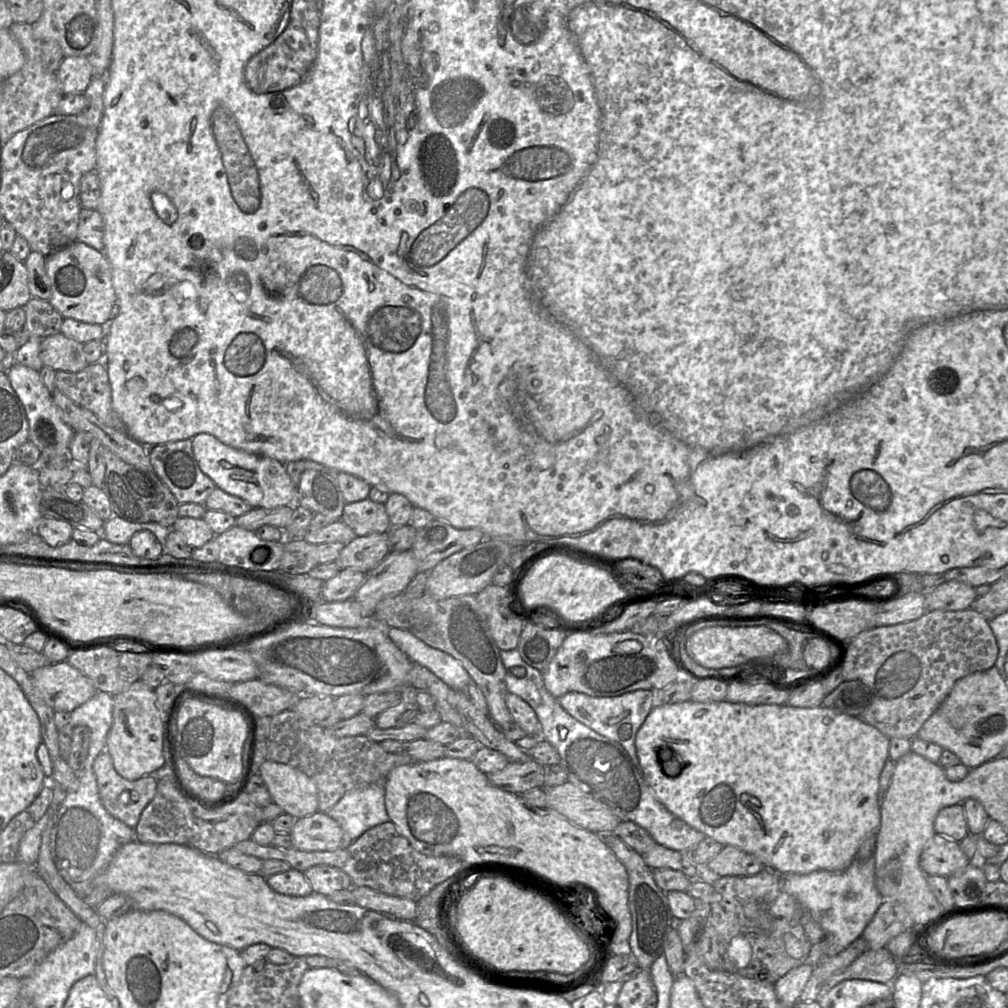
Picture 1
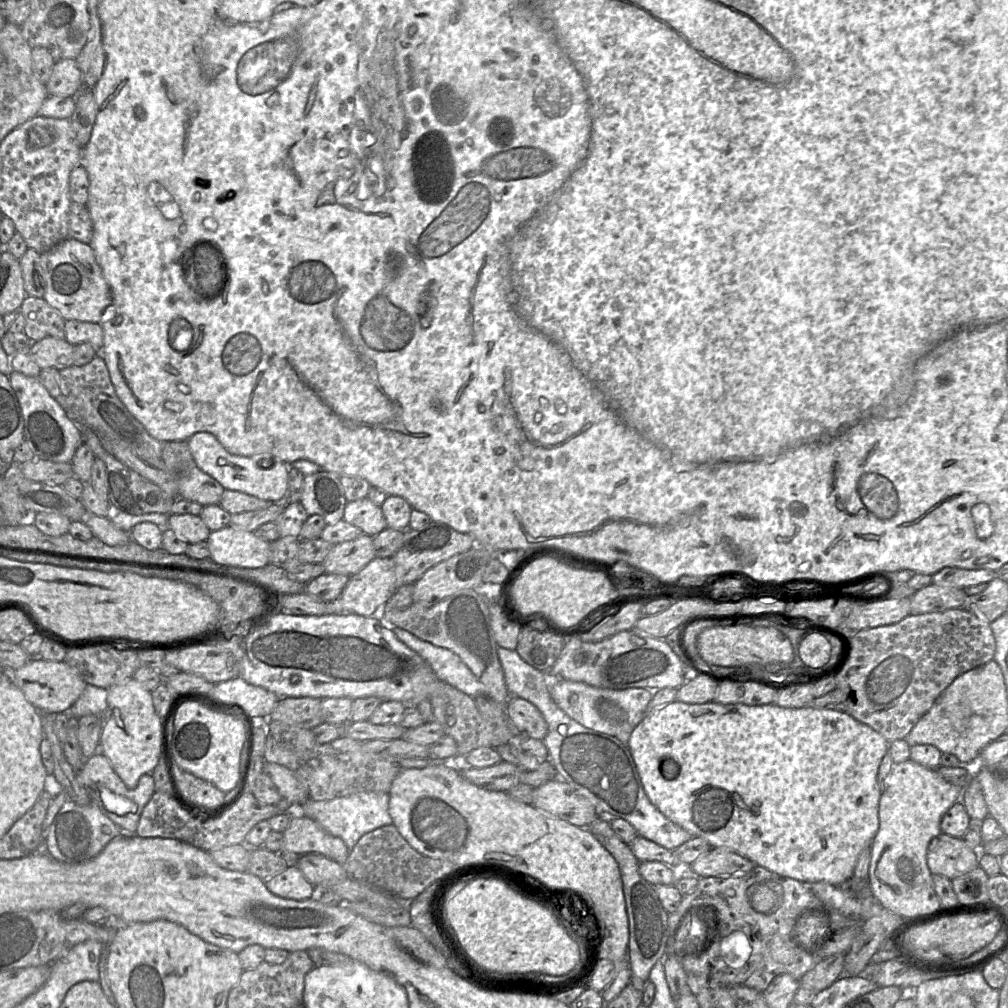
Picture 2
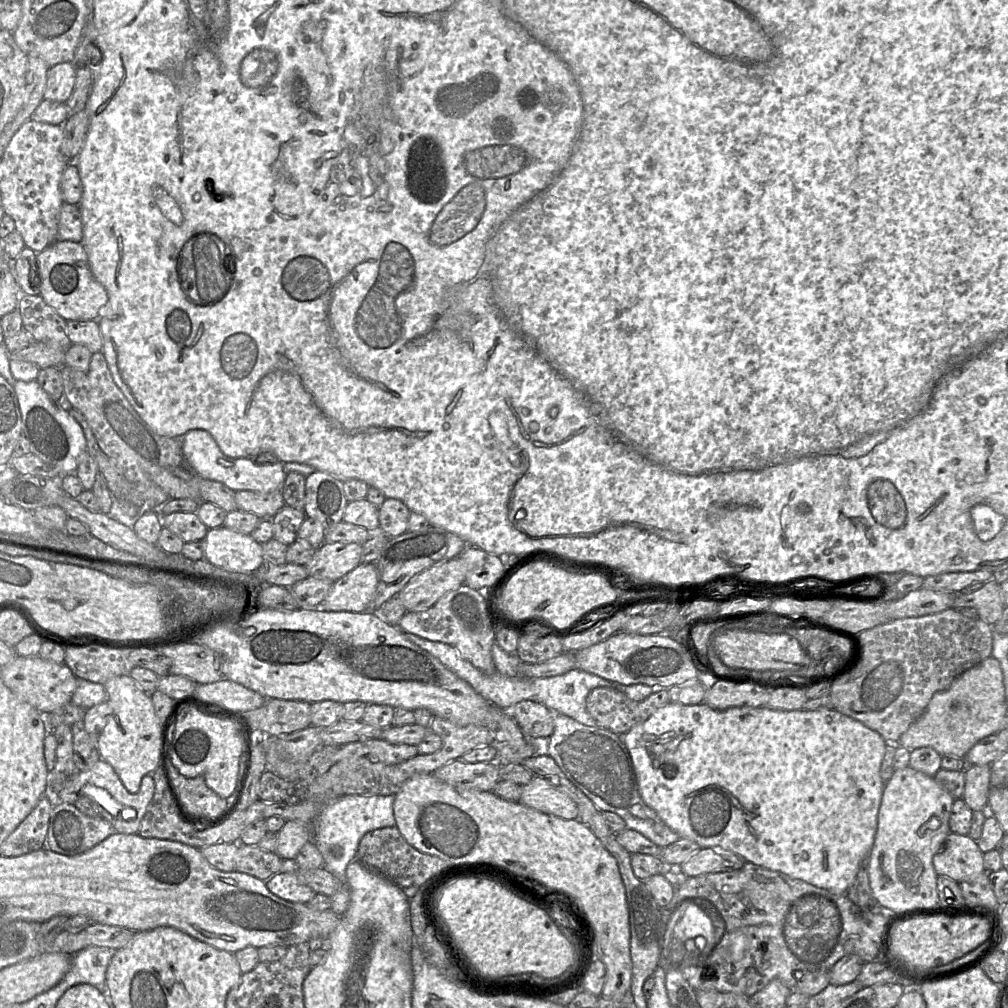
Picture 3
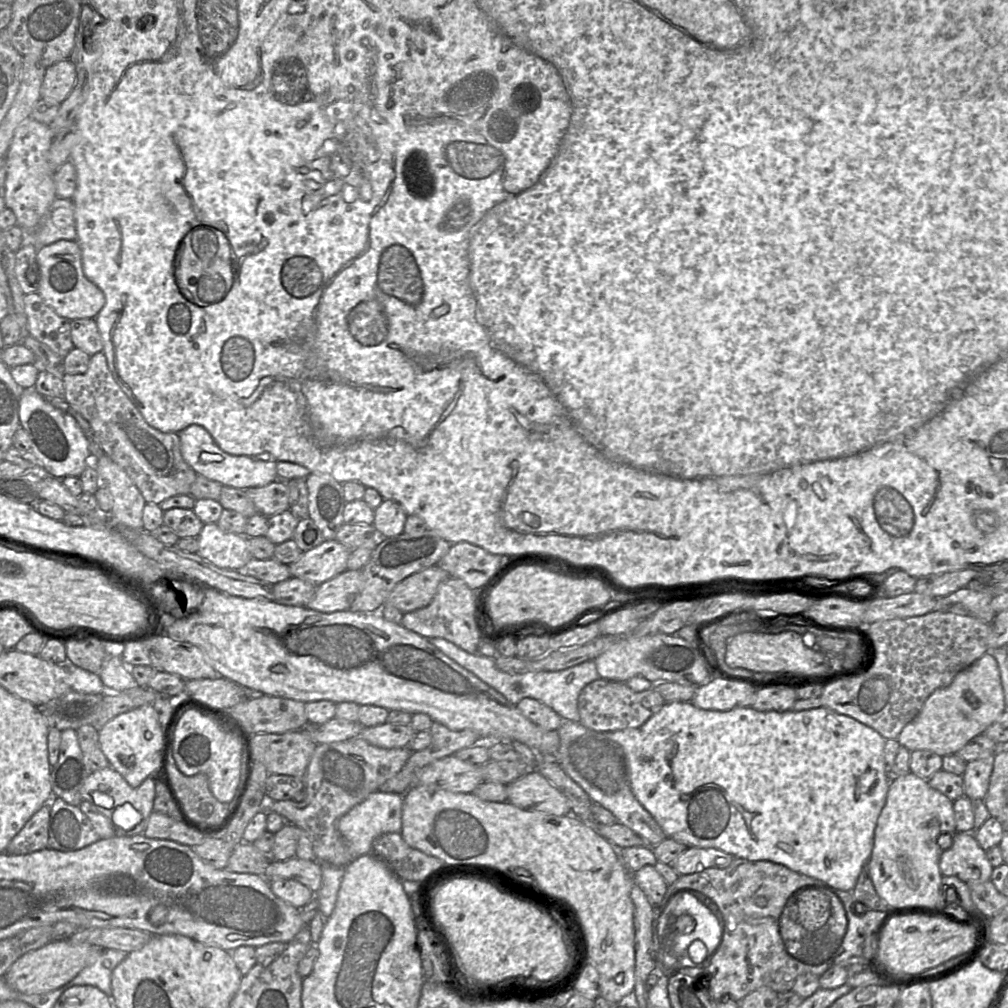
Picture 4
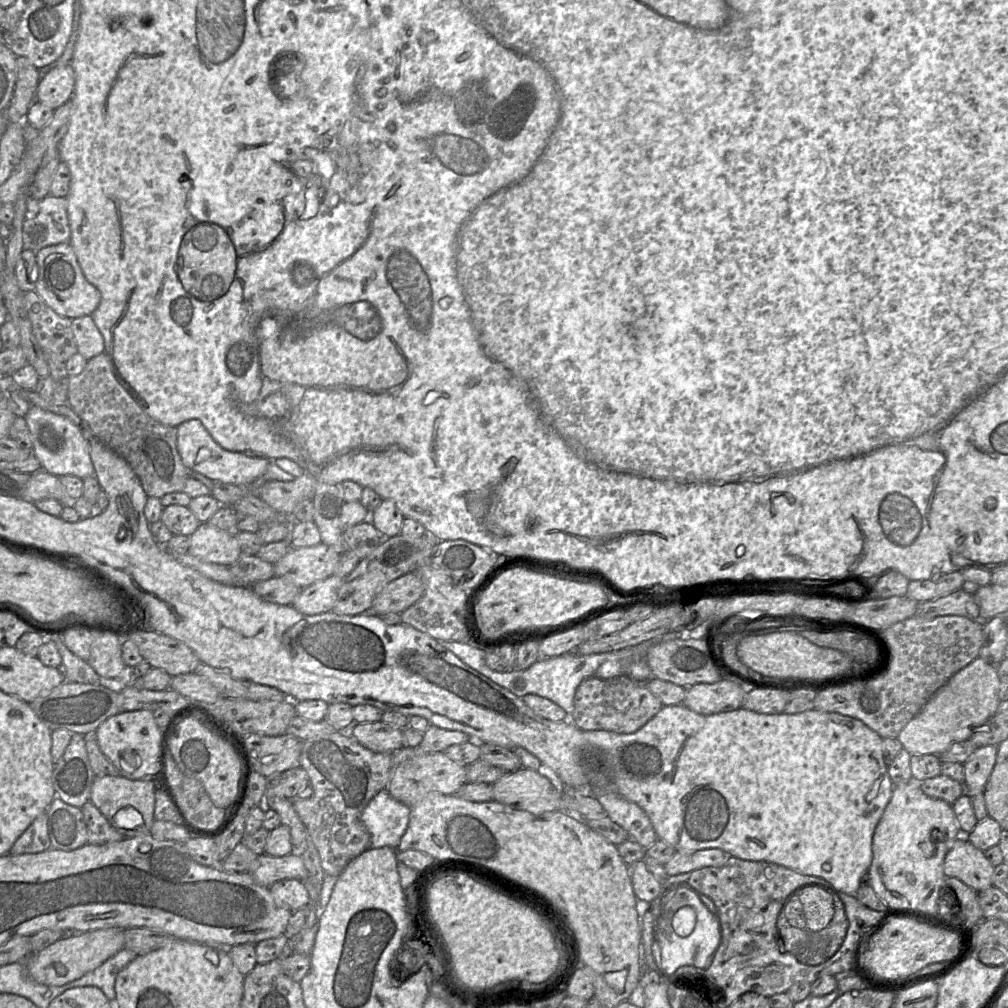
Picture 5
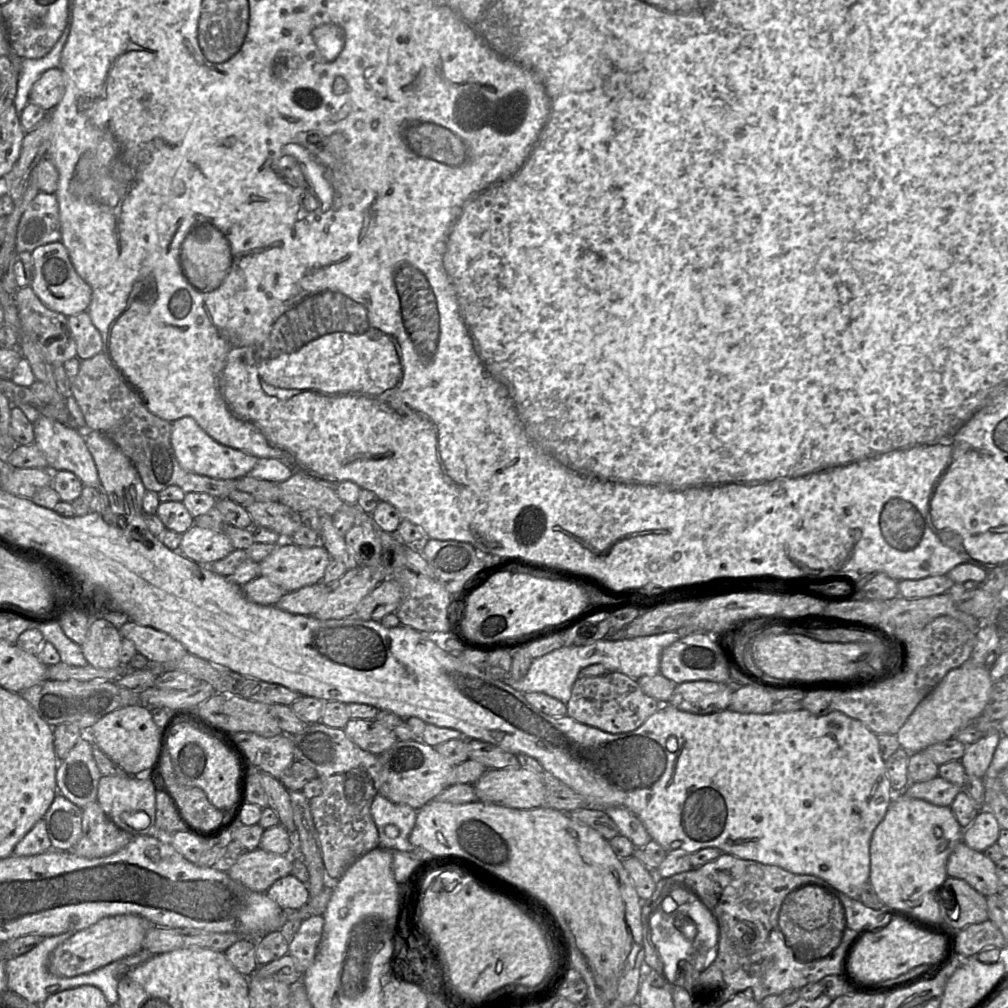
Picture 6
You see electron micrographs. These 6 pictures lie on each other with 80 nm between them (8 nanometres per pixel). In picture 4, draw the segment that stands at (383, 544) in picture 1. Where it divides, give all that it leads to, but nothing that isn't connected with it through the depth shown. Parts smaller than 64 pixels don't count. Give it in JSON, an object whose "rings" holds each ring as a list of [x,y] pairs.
{"rings":[[[336,540],[324,541],[289,564],[291,576],[320,585],[347,570],[351,549]]]}

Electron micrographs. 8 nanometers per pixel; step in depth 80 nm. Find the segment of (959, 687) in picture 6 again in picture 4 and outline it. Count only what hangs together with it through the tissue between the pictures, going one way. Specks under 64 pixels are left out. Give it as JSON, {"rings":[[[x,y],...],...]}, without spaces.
{"rings":[[[985,653],[972,665],[960,671],[949,686],[935,690],[925,701],[919,714],[900,732],[897,741],[910,752],[930,750],[941,757],[953,755],[974,737],[983,734],[1005,710],[999,666],[991,654]]]}

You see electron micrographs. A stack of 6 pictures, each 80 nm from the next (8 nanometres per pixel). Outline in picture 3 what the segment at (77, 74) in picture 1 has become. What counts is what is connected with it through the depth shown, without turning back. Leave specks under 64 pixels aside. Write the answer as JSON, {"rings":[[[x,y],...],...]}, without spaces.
{"rings":[[[64,62],[50,67],[44,99],[65,103],[72,95],[75,81],[76,71],[72,63]]]}

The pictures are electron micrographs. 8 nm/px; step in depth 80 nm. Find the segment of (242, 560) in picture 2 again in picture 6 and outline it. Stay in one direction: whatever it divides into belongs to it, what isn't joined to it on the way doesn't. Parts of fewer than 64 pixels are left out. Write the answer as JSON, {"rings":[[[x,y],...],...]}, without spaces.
{"rings":[[[194,524],[182,538],[178,551],[186,558],[210,566],[228,556],[234,550],[226,533],[216,532]]]}

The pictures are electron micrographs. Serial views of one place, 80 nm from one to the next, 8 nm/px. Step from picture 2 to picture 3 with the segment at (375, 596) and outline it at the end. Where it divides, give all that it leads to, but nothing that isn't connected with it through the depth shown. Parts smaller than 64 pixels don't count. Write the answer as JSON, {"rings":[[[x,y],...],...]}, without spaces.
{"rings":[[[360,563],[332,584],[321,604],[327,611],[365,612],[376,592],[379,576],[375,563]]]}

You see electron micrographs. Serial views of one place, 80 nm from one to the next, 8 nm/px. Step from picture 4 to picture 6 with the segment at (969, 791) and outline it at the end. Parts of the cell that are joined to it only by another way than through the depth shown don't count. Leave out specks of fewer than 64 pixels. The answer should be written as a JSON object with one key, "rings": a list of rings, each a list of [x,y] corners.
{"rings":[[[1001,731],[992,733],[977,742],[966,745],[961,763],[967,775],[983,778],[992,761],[994,752],[1001,738]]]}

